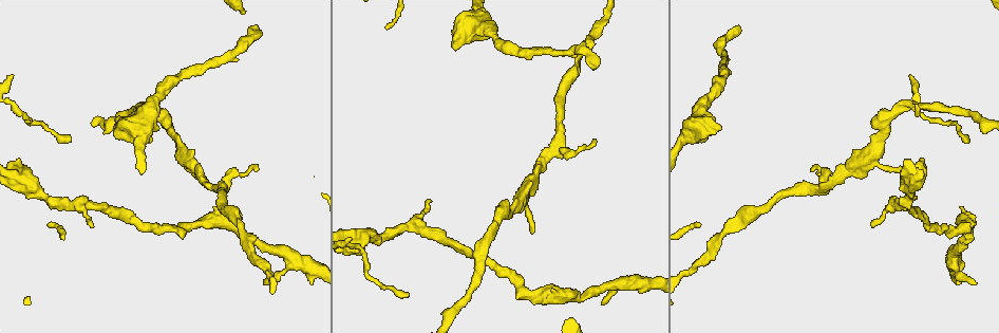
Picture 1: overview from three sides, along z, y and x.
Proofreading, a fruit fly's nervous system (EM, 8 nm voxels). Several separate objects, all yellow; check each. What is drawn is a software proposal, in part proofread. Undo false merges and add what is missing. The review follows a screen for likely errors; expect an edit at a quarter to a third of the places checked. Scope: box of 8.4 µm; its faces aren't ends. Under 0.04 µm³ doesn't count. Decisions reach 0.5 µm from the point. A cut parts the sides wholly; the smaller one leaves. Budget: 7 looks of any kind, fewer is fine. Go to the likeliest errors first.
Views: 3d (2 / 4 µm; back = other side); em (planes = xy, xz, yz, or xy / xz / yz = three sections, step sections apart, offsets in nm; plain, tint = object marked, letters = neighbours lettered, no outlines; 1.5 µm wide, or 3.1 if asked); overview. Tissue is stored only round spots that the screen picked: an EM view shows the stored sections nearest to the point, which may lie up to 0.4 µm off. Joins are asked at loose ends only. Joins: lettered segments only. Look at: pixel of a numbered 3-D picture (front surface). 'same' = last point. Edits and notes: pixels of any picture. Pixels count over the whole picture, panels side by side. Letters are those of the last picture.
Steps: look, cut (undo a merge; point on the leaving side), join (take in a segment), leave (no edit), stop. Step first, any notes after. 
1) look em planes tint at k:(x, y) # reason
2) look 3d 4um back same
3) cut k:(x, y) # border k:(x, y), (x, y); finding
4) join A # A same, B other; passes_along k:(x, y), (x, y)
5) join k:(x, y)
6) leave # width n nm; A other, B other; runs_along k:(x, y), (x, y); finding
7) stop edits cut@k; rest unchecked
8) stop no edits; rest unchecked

look em xz step 4 letters at 1:(593, 67) # long arm stops here

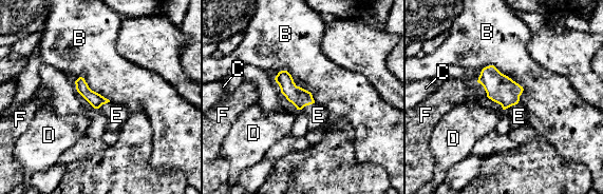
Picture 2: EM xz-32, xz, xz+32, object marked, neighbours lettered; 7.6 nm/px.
join E # longest_contact B 380 nm; B other, C other, D other, E same, F other; passes_along 2:(501, 89), (511, 105), (519, 116); the neuron continues

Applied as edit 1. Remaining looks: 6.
look 3d 2um at 1:(874, 226) # free end

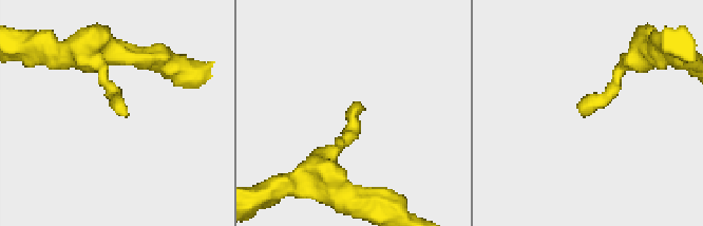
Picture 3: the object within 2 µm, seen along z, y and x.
look em xz step 4 tint at 3:(586, 114) # need the tissue

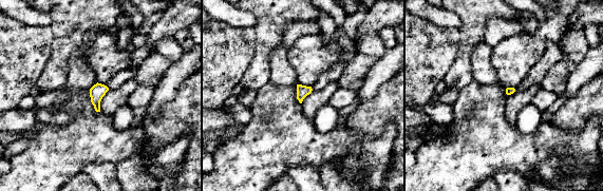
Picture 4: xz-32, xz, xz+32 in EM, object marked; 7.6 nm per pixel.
look em planes letters same

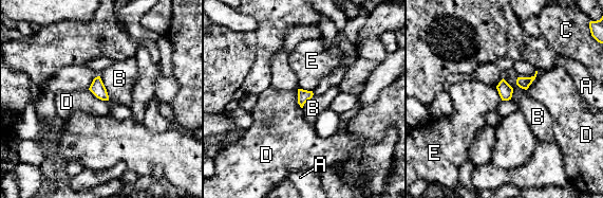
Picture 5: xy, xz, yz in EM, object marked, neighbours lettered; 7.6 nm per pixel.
leave # A other, B other, C other, D other, E other; border 5:(88, 89), (97, 97), (107, 101); none of them fits

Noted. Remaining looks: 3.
stop edits join@2; rest unchecked

